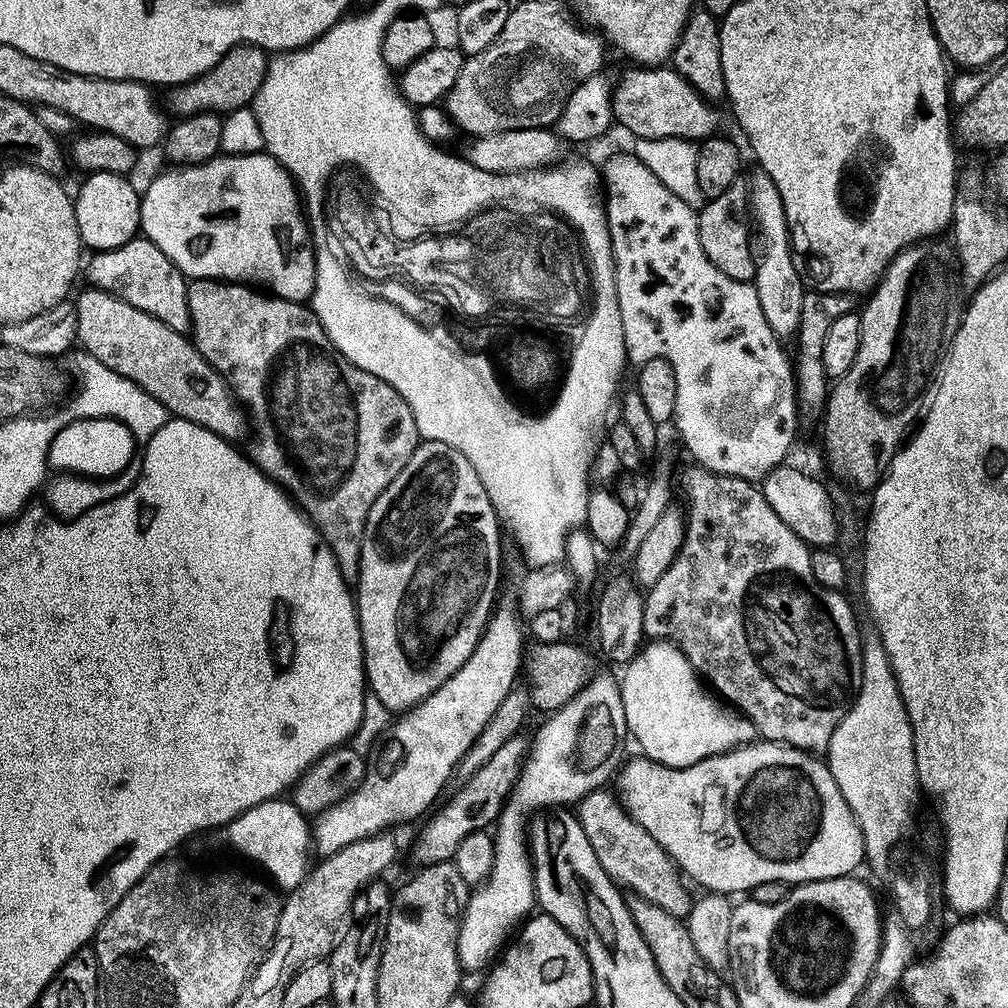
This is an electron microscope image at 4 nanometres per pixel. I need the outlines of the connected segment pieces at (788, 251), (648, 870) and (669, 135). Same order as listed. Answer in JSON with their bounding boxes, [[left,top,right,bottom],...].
[[747,170,806,338],[578,790,694,917],[612,66,720,142]]

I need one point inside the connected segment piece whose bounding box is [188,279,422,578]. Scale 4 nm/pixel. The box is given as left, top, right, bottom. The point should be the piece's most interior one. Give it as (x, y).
(334, 436)

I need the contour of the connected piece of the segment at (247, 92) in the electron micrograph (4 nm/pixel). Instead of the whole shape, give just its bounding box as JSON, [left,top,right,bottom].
[167,44,270,118]

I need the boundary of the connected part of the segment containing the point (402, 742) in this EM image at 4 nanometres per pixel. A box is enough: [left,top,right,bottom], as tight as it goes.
[310,610,526,857]

